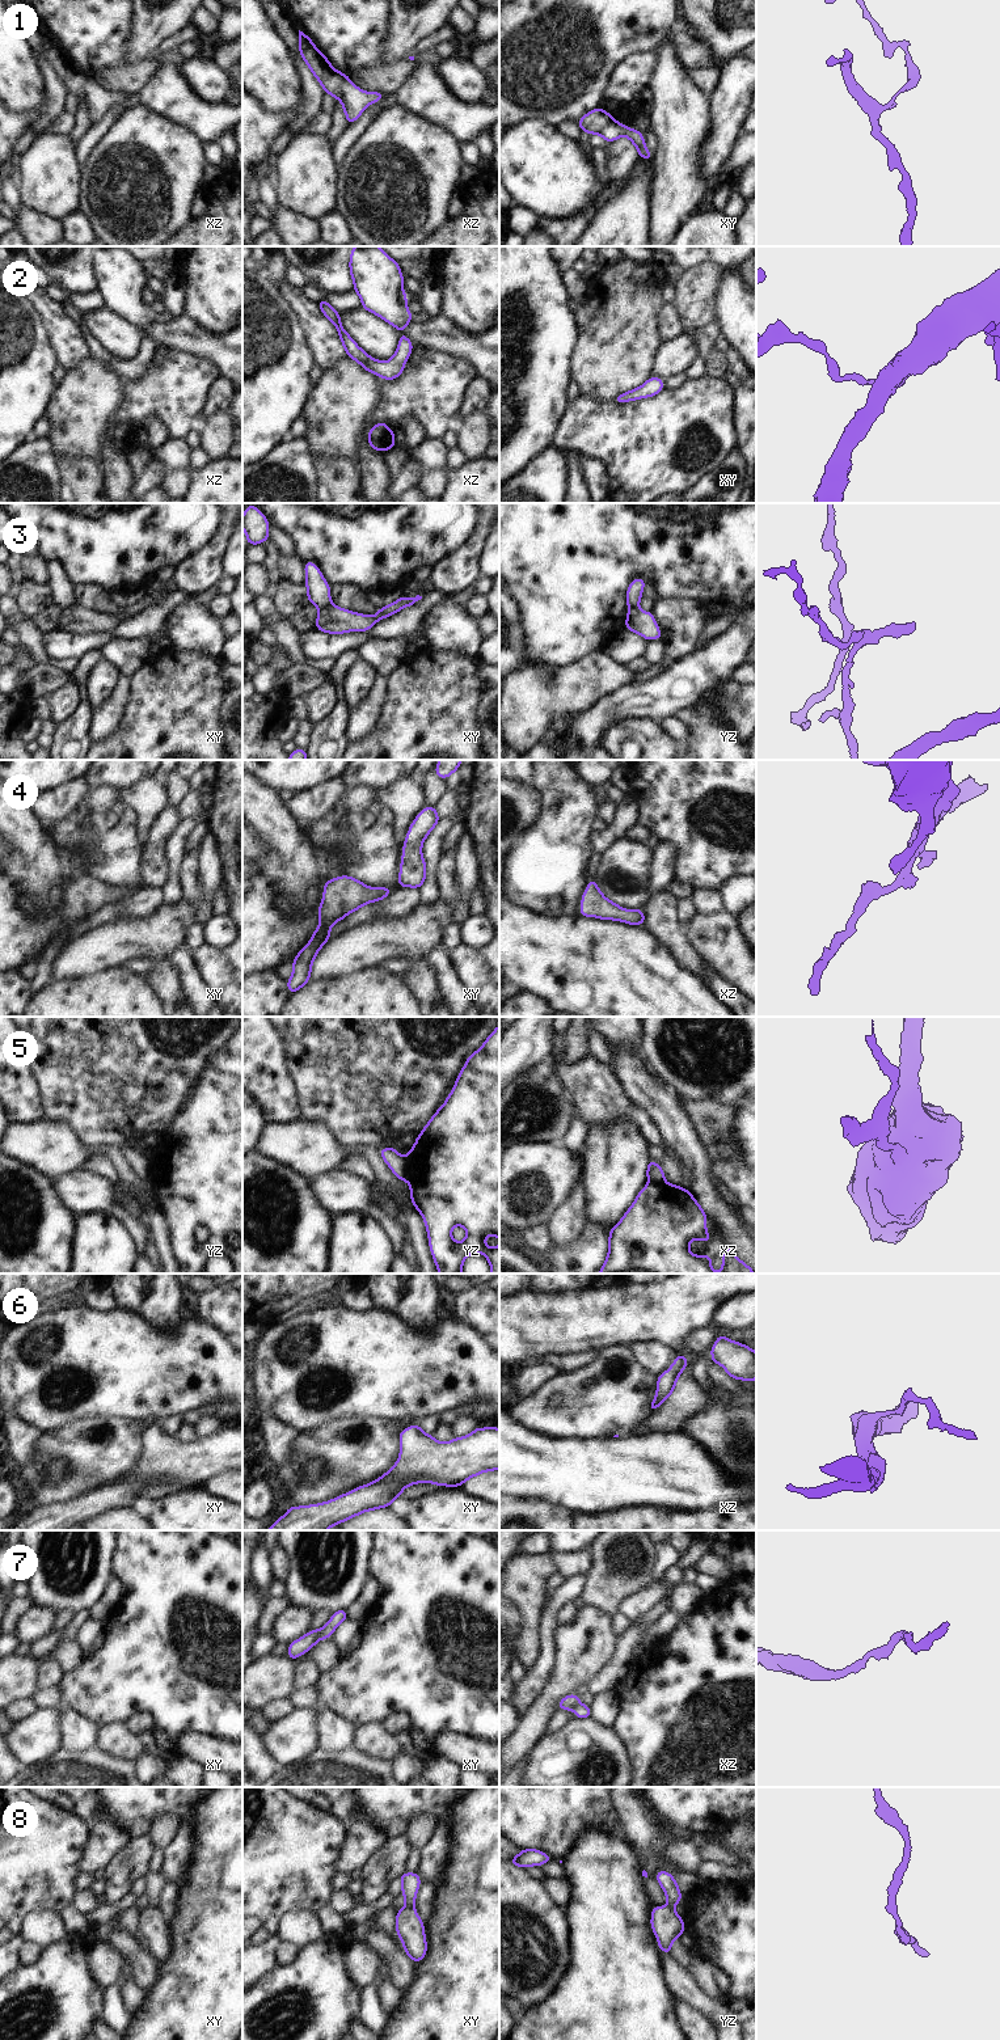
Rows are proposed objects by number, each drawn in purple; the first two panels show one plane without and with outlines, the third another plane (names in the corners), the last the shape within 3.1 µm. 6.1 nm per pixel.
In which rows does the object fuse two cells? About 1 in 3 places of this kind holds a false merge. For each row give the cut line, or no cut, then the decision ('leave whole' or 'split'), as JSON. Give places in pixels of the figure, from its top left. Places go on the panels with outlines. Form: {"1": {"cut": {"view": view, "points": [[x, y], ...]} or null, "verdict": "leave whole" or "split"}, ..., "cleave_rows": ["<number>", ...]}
{"1": {"cut": null, "verdict": "leave whole"}, "2": {"cut": null, "verdict": "leave whole"}, "3": {"cut": {"view": "xy", "points": [[329, 604], [320, 609]]}, "verdict": "split"}, "4": {"cut": null, "verdict": "leave whole"}, "5": {"cut": {"view": "yz", "points": [[405, 1158], [406, 1179]]}, "verdict": "split"}, "6": {"cut": null, "verdict": "leave whole"}, "7": {"cut": {"view": "xy", "points": [[321, 1629], [319, 1639]]}, "verdict": "split"}, "8": {"cut": {"view": "xy", "points": [[405, 1905], [413, 1907]]}, "verdict": "split"}, "cleave_rows": ["3", "5", "7", "8"]}

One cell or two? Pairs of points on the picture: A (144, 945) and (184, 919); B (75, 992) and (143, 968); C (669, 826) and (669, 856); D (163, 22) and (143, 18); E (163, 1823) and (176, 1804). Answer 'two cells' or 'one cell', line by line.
A: one cell
B: two cells
C: two cells
D: one cell
E: two cells

